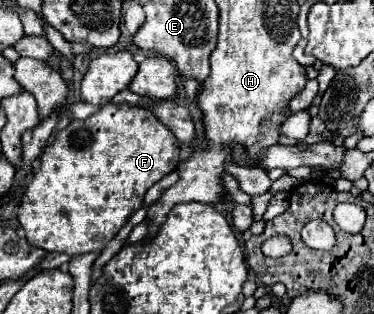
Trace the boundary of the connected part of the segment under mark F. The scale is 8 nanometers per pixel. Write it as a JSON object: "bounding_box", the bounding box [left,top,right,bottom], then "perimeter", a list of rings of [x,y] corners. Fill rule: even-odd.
{"bounding_box":[18,103,180,255],"perimeter":[[[106,103],[84,121],[72,121],[54,135],[54,141],[40,157],[40,169],[22,195],[18,221],[26,239],[44,251],[66,255],[102,253],[106,243],[118,233],[128,217],[142,205],[144,193],[156,181],[172,173],[180,159],[180,143],[174,133],[152,115],[146,107]]]}

